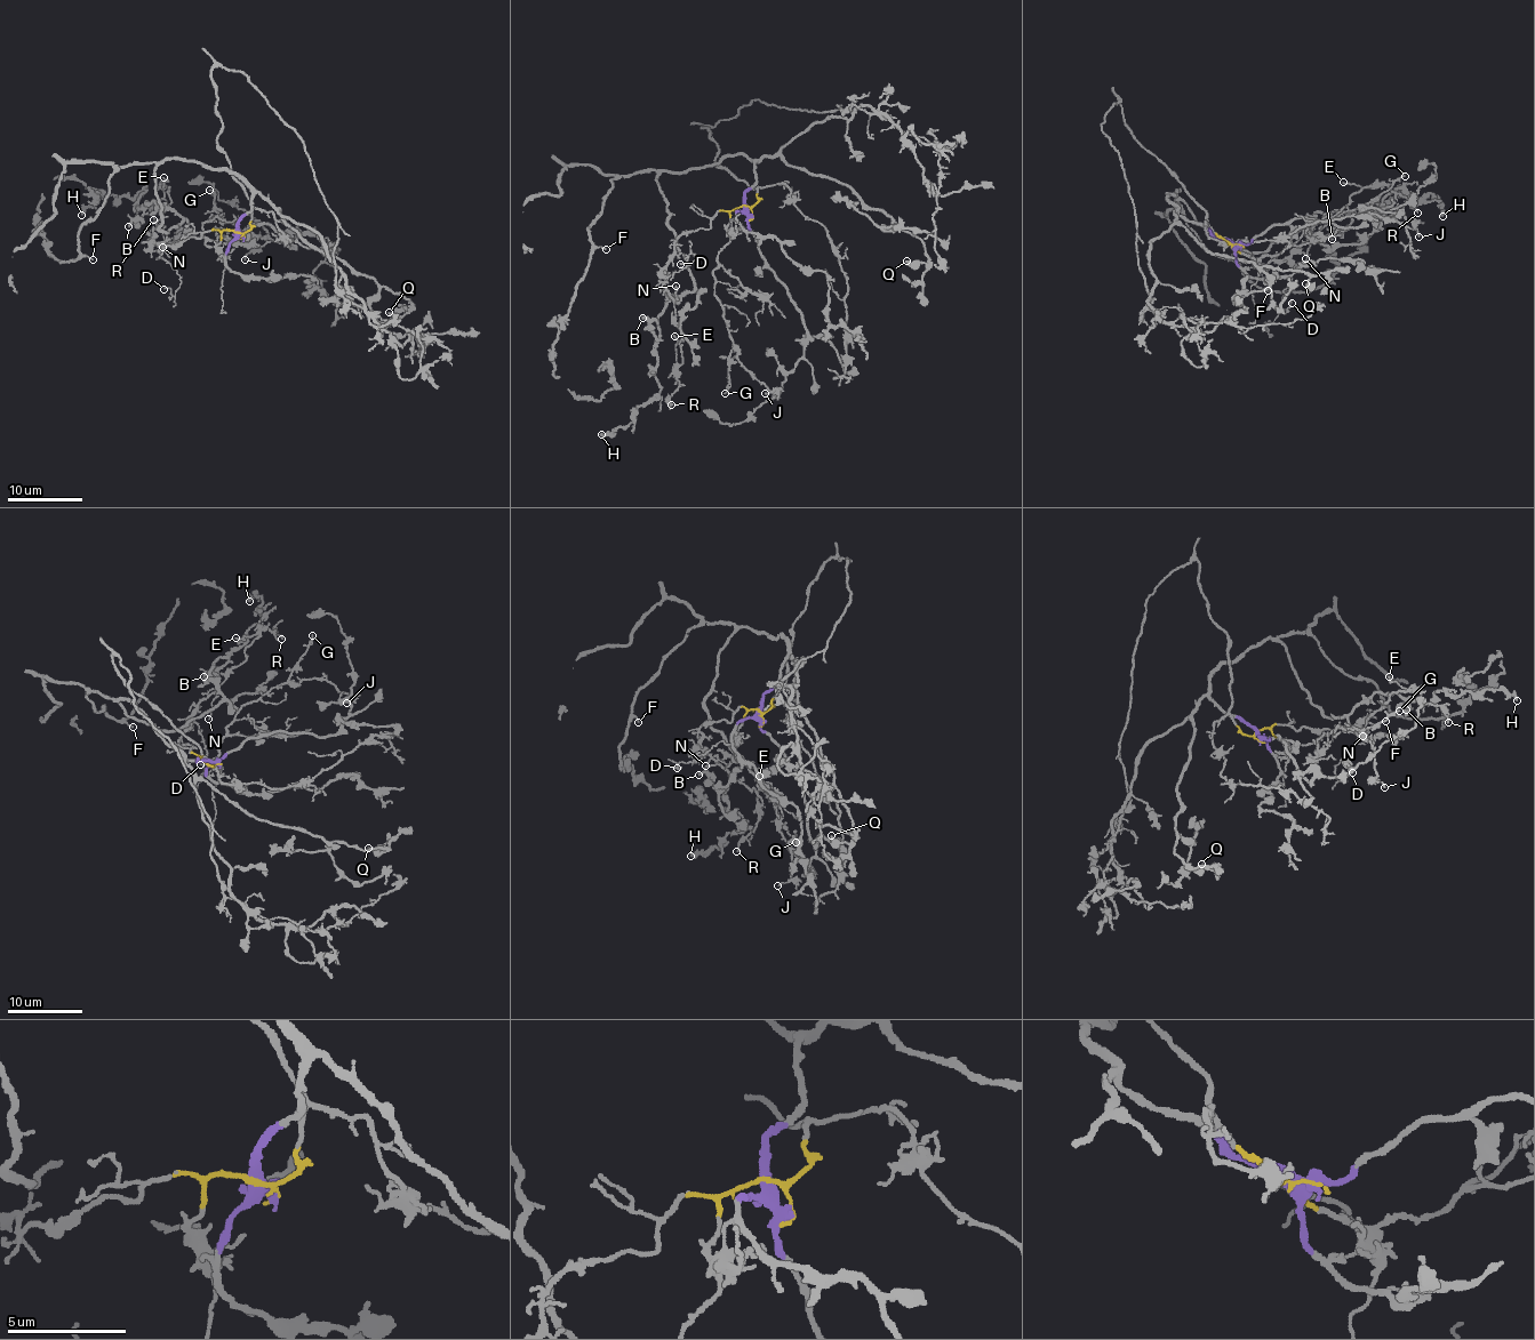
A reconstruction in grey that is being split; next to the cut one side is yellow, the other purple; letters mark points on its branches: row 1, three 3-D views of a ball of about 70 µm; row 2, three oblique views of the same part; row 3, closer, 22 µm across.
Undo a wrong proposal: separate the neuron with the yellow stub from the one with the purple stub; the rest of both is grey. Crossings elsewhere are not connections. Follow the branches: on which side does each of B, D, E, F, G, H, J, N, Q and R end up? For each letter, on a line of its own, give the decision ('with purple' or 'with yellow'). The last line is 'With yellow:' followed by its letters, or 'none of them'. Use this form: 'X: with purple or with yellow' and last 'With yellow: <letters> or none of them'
B: with purple
D: with yellow
E: with yellow
F: with purple
G: with yellow
H: with purple
J: with yellow
N: with yellow
Q: with purple
R: with yellow
With yellow: D, E, G, J, N, R

